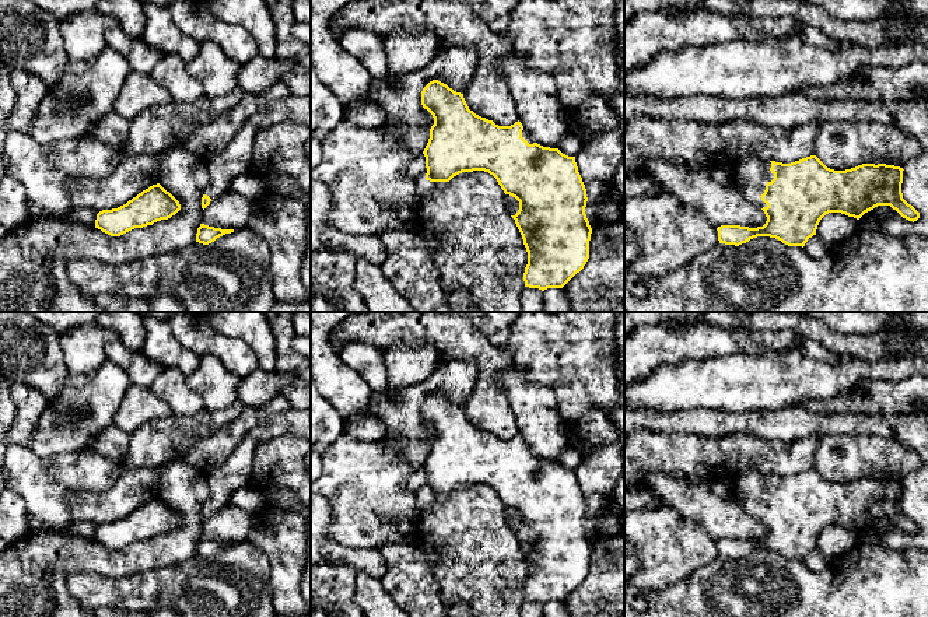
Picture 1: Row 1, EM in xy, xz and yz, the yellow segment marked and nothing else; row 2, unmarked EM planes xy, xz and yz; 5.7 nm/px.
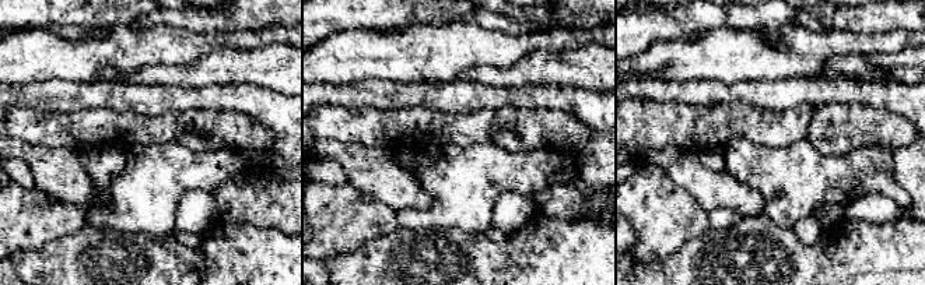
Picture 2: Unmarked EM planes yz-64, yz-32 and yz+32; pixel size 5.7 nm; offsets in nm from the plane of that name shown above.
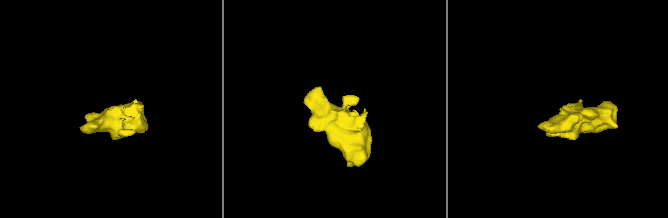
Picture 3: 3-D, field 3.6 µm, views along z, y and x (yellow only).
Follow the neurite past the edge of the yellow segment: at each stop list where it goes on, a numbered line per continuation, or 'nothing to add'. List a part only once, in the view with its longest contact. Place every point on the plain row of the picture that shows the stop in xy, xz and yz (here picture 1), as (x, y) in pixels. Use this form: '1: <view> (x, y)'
1: yz (752, 487)

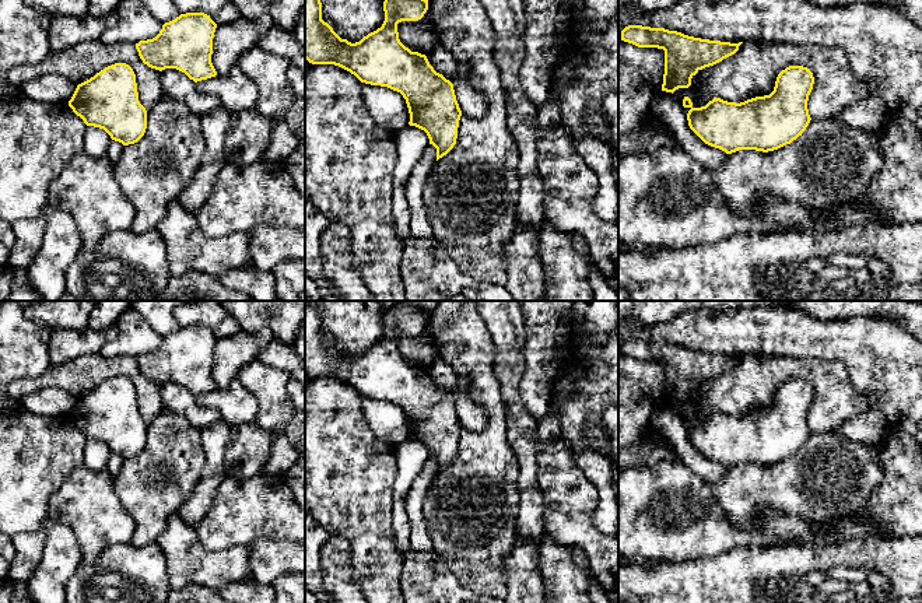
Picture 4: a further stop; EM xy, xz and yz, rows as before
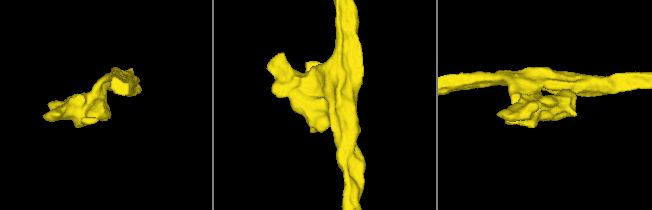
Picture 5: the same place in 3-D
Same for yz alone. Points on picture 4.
nothing to add

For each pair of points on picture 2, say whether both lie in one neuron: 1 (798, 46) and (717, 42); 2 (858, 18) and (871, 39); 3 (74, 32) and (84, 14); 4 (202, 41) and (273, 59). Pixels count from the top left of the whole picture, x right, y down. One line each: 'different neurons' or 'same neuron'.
1: same neuron
2: different neurons
3: different neurons
4: different neurons

